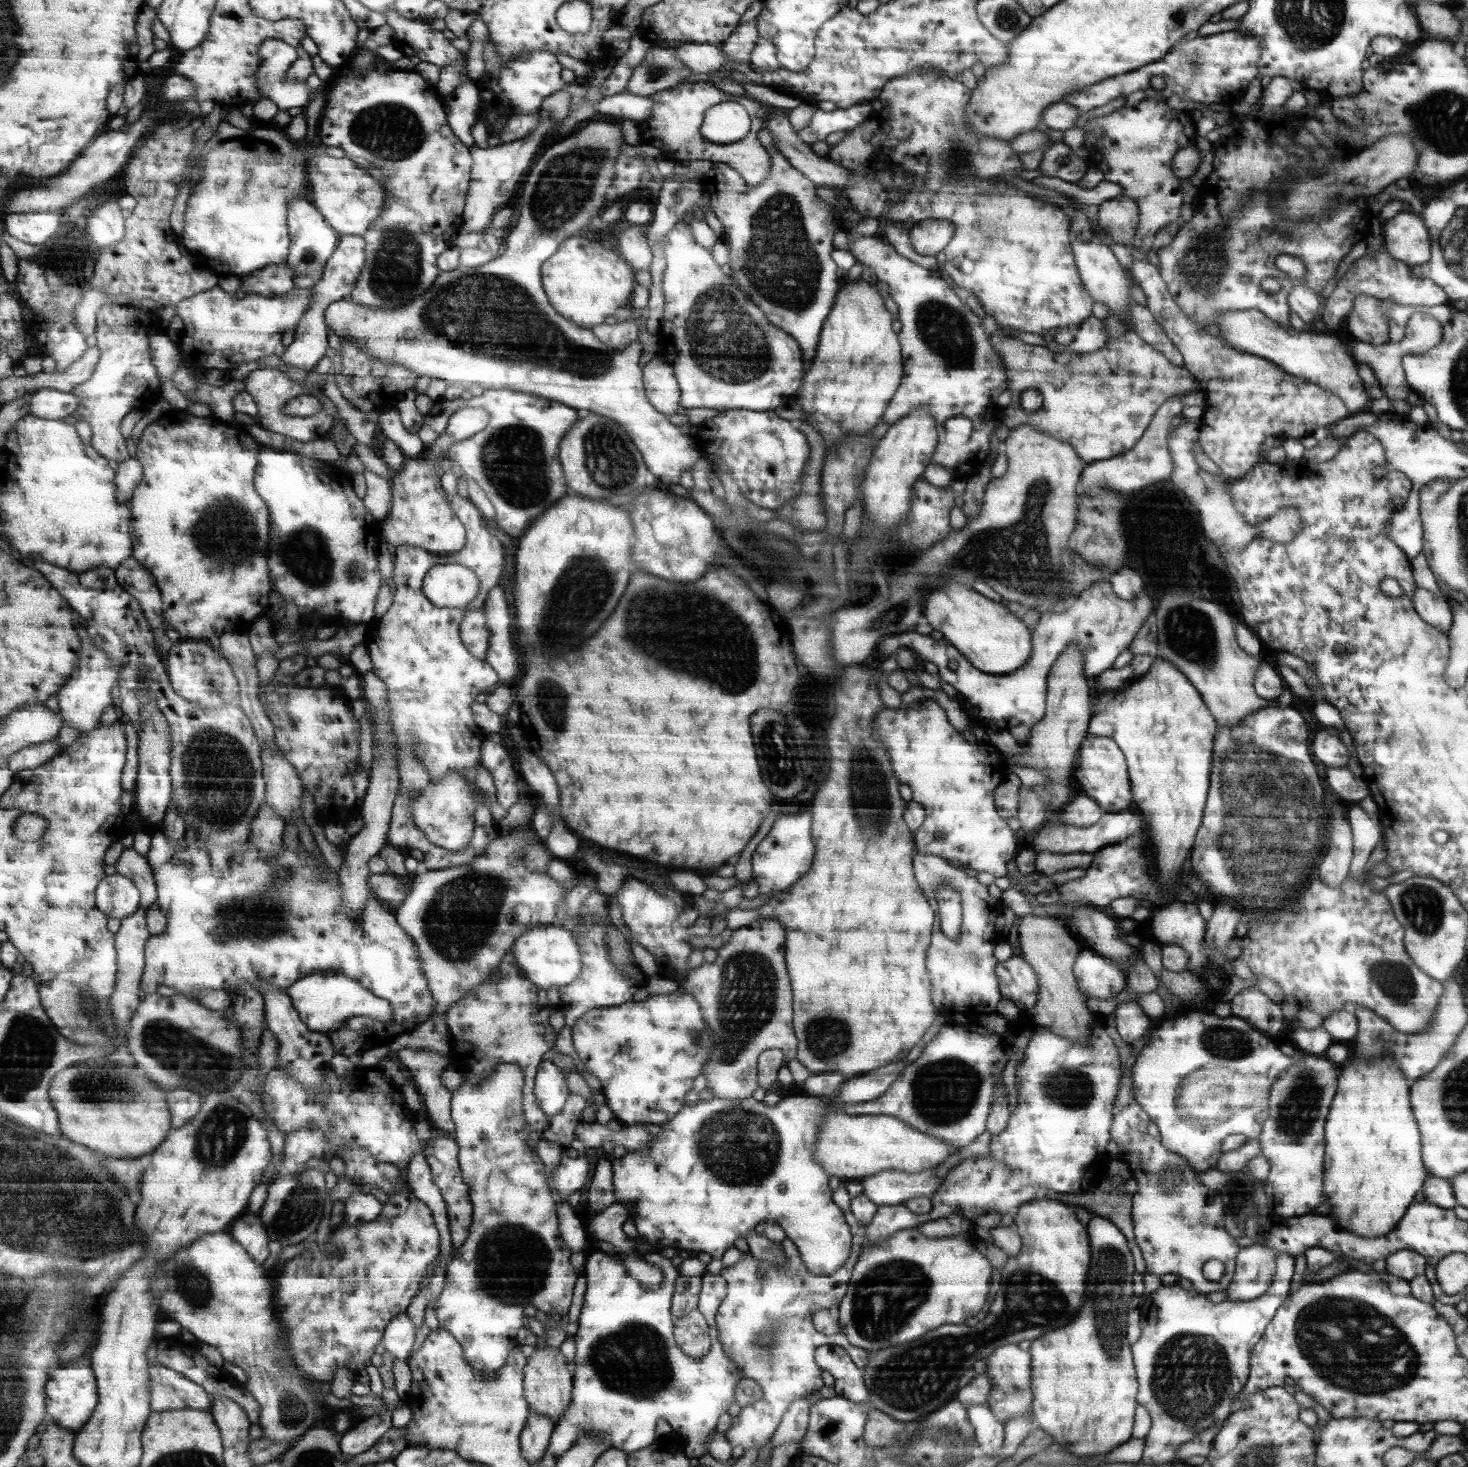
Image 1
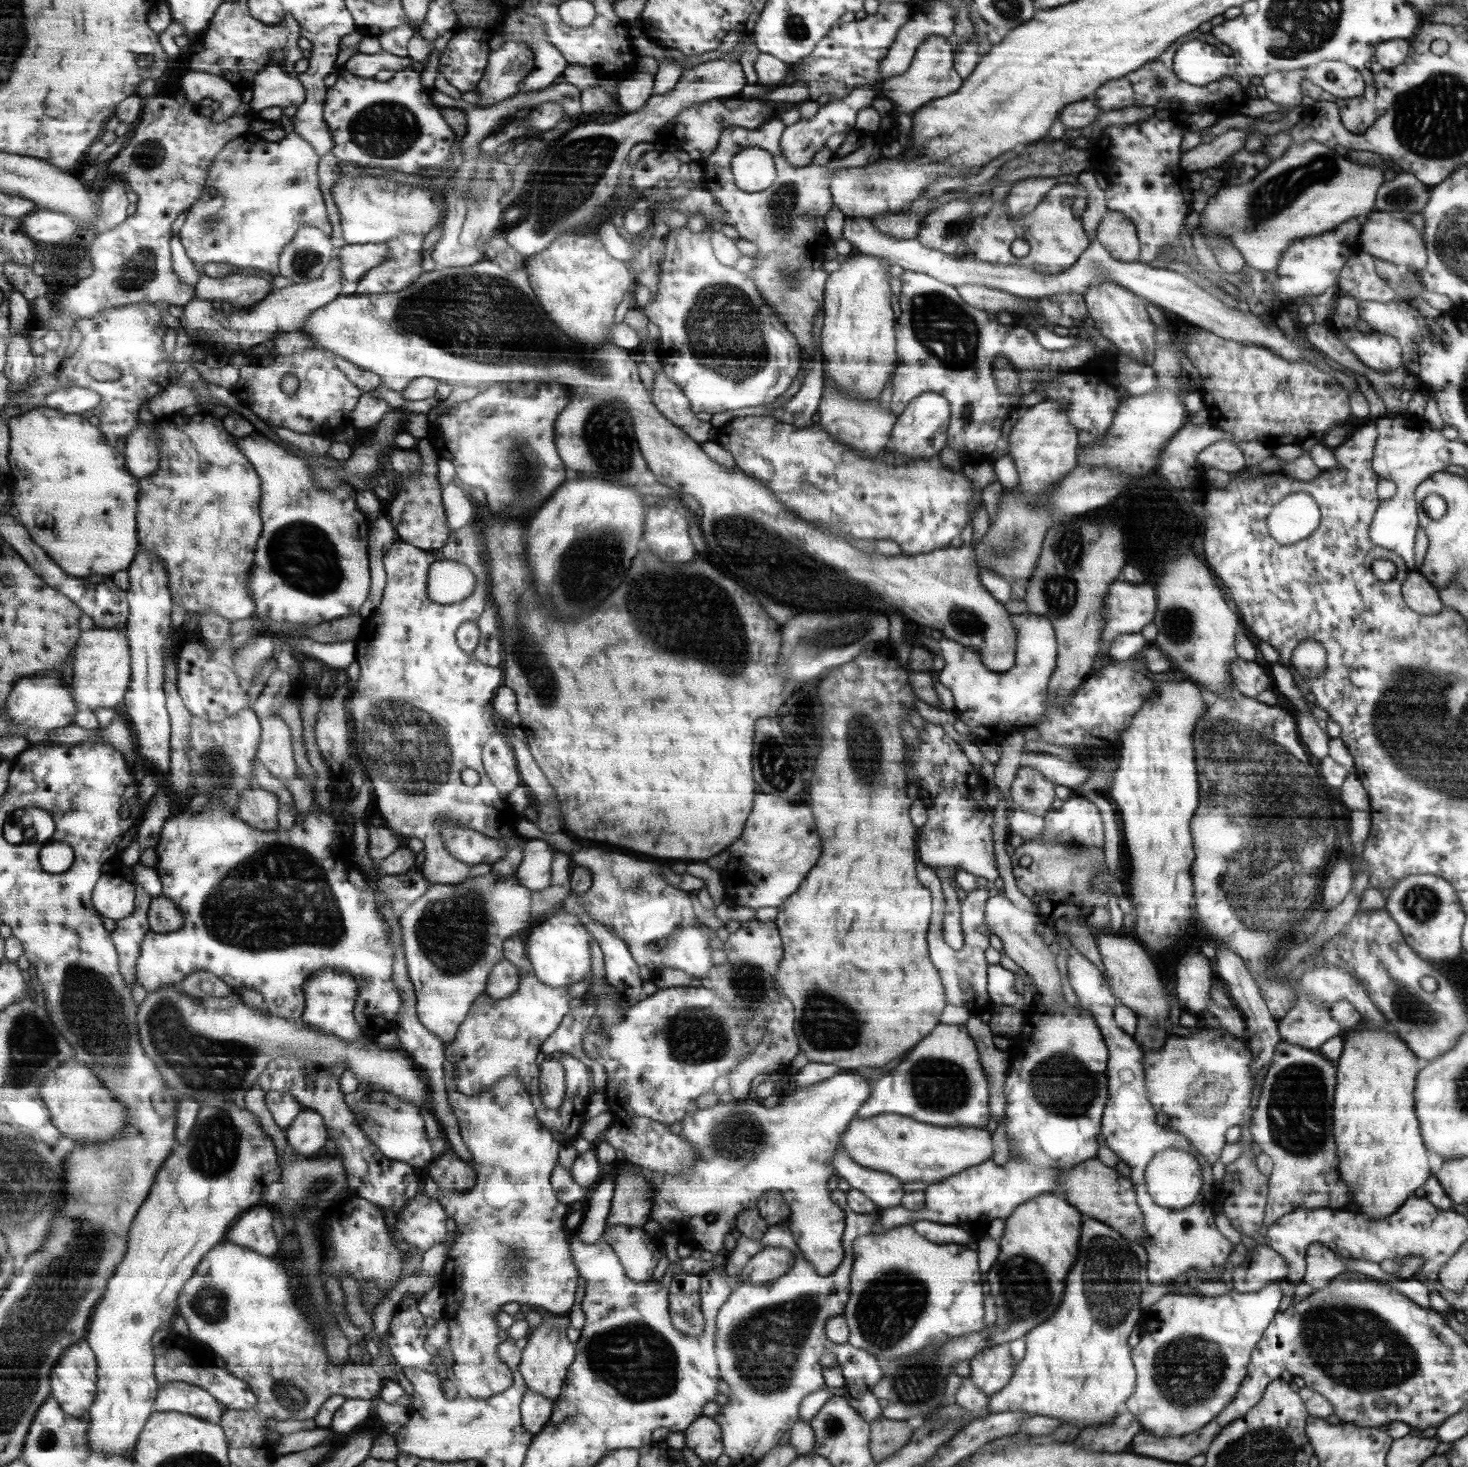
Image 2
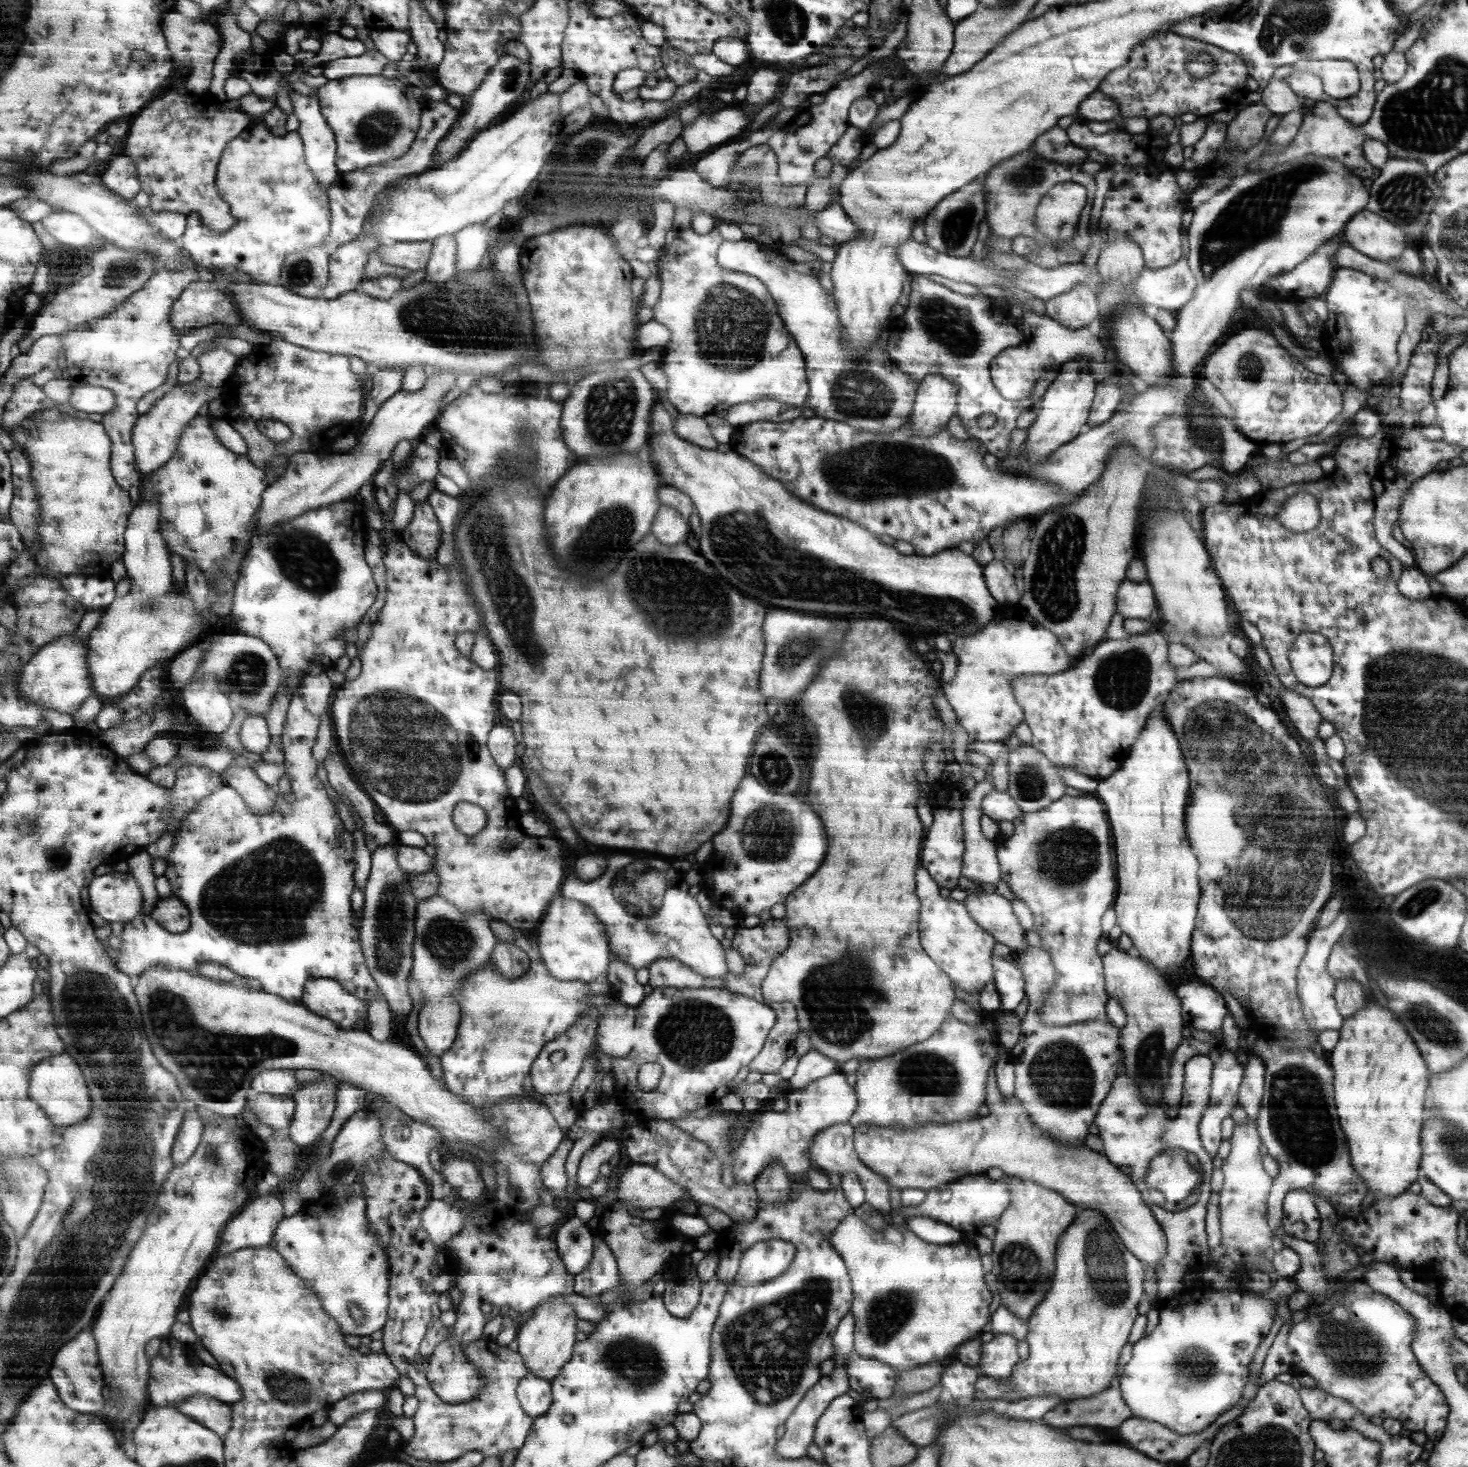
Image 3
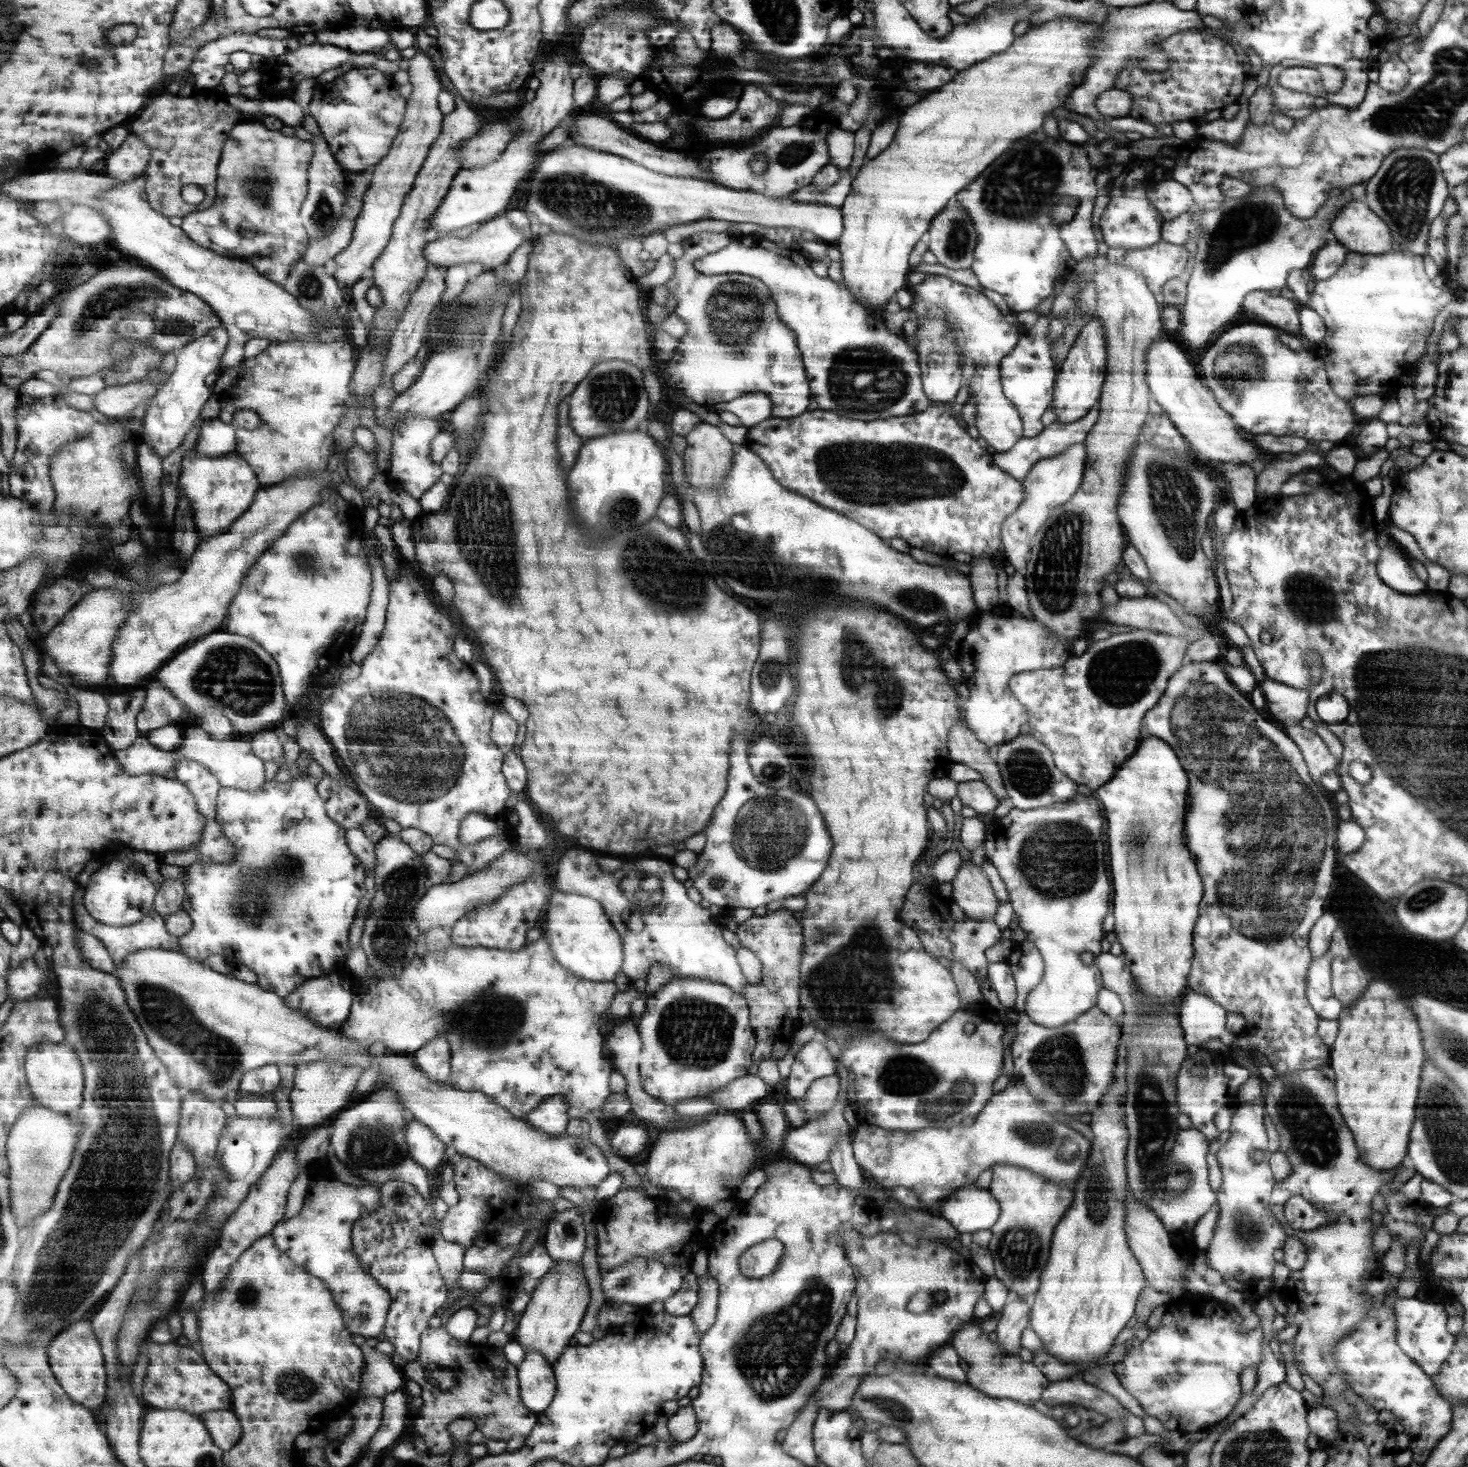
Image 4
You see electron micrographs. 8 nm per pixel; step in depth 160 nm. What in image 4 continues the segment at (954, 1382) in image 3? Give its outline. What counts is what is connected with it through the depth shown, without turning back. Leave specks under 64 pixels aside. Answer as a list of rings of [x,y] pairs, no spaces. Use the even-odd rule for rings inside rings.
[[[950,1343],[932,1350],[927,1358],[927,1369],[938,1377],[967,1384],[966,1369]]]

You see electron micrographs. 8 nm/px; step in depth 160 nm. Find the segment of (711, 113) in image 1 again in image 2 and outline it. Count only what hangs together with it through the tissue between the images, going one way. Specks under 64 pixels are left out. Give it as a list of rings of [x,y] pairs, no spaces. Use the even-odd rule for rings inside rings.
[[[769,117],[764,121],[764,124],[757,129],[747,130],[745,128],[733,126],[721,129],[719,145],[712,150],[709,157],[705,159],[705,166],[703,166],[703,189],[712,194],[715,204],[723,210],[722,216],[716,216],[711,223],[721,222],[721,224],[728,224],[733,226],[739,234],[739,238],[748,240],[757,246],[759,252],[755,255],[753,266],[746,273],[752,280],[752,283],[765,302],[774,310],[774,313],[779,317],[779,320],[785,323],[785,326],[792,332],[796,338],[797,346],[801,348],[804,354],[805,375],[803,375],[803,382],[798,391],[787,400],[780,407],[770,410],[767,414],[776,418],[779,422],[789,423],[795,428],[808,427],[815,422],[812,421],[817,410],[817,404],[820,404],[821,392],[823,392],[825,382],[824,376],[824,359],[823,356],[816,351],[814,342],[811,340],[811,325],[814,314],[821,305],[822,296],[824,293],[824,284],[829,274],[823,270],[823,262],[826,260],[825,251],[832,245],[832,240],[829,239],[825,232],[823,224],[823,216],[827,210],[831,210],[832,198],[829,190],[828,176],[838,170],[838,168],[847,168],[853,166],[863,166],[875,162],[881,158],[880,147],[881,143],[877,142],[875,136],[868,138],[868,134],[875,134],[869,132],[865,136],[867,140],[861,144],[861,148],[855,149],[851,155],[844,156],[843,158],[832,158],[826,165],[819,166],[815,164],[807,166],[798,166],[795,168],[788,162],[785,162],[783,154],[780,151],[780,137],[784,131],[783,123],[780,118]],[[748,146],[756,146],[771,154],[771,161],[776,168],[776,178],[771,186],[761,192],[749,193],[742,191],[736,186],[734,176],[730,167],[730,160],[740,150]],[[807,215],[815,215],[816,222],[806,220]]]

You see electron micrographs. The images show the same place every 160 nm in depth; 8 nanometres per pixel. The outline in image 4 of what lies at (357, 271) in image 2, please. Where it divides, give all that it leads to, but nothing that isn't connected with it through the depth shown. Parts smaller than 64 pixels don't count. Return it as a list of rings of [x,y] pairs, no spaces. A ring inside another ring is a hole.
[[[504,214],[493,220],[482,223],[476,231],[463,238],[454,236],[441,236],[432,239],[425,249],[426,257],[431,265],[438,264],[445,267],[459,266],[460,264],[474,265],[477,268],[493,268],[504,265],[511,260],[511,254],[519,250],[519,246],[525,242],[523,232]]]

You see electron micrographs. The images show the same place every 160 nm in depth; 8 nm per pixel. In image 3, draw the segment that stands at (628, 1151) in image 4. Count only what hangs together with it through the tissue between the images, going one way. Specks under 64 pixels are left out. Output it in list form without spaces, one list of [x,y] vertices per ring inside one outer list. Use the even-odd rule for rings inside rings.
[[[604,1137],[599,1144],[595,1145],[585,1153],[581,1160],[579,1168],[578,1181],[579,1185],[587,1189],[592,1184],[600,1179],[599,1168],[613,1159],[615,1154],[620,1154],[623,1151],[623,1144],[619,1138],[606,1138]]]

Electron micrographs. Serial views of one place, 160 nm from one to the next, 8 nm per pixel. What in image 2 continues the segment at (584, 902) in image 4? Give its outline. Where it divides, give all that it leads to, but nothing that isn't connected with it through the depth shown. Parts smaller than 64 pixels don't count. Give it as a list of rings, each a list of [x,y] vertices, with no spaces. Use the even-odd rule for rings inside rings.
[[[565,909],[553,912],[537,928],[532,929],[527,950],[538,977],[549,986],[570,987],[575,982],[589,981],[593,970],[591,941],[594,936],[576,914]]]

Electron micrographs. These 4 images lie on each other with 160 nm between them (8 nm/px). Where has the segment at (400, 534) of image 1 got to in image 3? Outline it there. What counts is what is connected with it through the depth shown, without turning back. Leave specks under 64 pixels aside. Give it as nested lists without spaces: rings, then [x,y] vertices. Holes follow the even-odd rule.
[[[427,499],[418,502],[411,524],[400,533],[401,541],[423,559],[438,559],[443,545],[442,524],[432,514]]]

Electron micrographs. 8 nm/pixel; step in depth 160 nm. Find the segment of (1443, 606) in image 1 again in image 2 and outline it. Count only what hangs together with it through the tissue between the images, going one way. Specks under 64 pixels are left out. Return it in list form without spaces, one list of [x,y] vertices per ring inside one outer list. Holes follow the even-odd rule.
[[[1410,571],[1400,588],[1404,602],[1412,611],[1422,617],[1440,617],[1445,608],[1440,601],[1438,591],[1417,571]]]

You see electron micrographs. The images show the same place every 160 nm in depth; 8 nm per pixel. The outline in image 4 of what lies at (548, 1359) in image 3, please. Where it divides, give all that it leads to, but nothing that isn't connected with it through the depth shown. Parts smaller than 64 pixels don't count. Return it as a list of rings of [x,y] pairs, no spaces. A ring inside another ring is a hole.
[[[556,1261],[552,1268],[552,1275],[540,1280],[525,1314],[520,1316],[515,1329],[518,1344],[523,1349],[535,1347],[545,1354],[551,1364],[557,1362],[565,1347],[574,1346],[573,1336],[580,1330],[591,1306],[591,1299],[592,1290],[584,1265],[575,1261]]]

